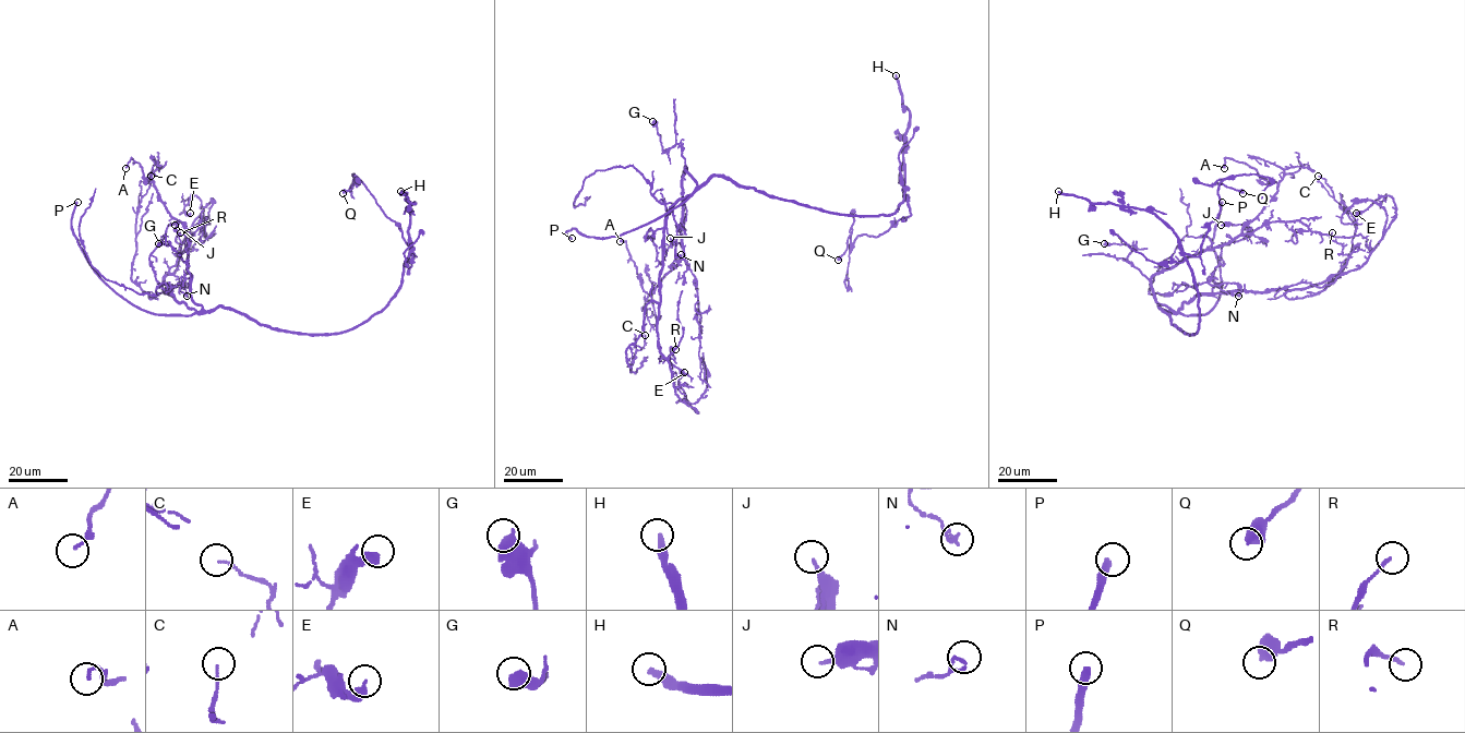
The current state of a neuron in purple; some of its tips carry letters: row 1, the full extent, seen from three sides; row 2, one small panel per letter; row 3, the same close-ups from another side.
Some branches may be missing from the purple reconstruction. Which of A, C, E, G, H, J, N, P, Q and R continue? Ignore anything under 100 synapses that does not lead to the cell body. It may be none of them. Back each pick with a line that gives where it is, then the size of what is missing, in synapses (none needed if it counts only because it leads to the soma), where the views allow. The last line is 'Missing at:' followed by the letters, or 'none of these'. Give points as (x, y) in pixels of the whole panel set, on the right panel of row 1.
H: Place: (1058, 191). Roughly 250 synapses
Missing at: H

